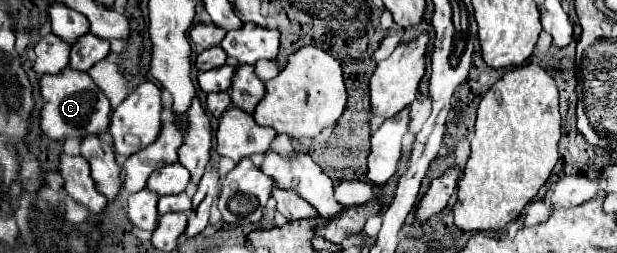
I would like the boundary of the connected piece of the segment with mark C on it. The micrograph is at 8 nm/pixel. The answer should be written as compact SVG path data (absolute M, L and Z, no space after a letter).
M65 68L59 76L57 74L45 74L45 78L39 80L41 86L41 98L43 106L39 110L39 126L43 134L51 140L67 140L67 138L79 138L85 136L101 136L109 126L109 100L95 86L89 74L77 74L71 68Z

